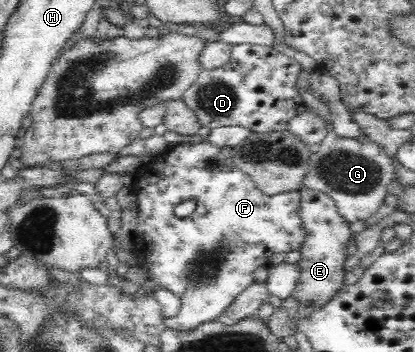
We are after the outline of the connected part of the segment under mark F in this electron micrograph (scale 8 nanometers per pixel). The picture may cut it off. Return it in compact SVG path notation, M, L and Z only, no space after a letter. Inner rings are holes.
M207 140L172 145L145 161L135 175L133 193L139 208L136 226L138 263L145 268L151 282L171 291L180 300L178 313L166 316L164 324L168 331L189 333L200 325L218 321L233 300L255 282L253 272L256 268L270 265L273 254L299 250L304 239L299 218L299 192L266 196L233 163L229 147L216 146ZM185 200L193 200L196 209L187 218L177 218L175 208Z

